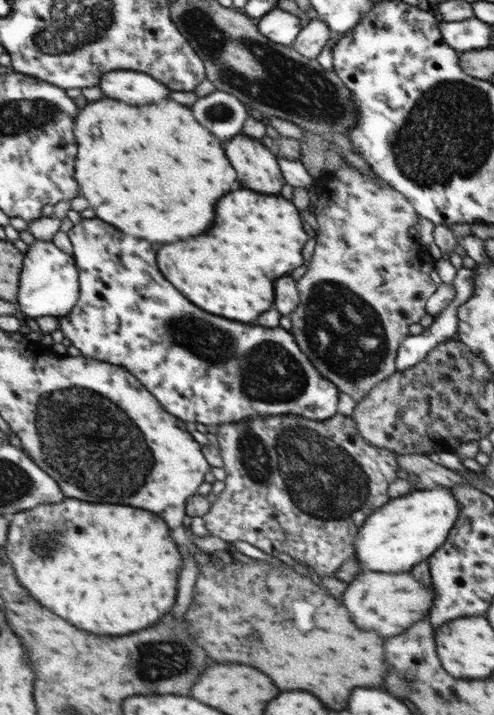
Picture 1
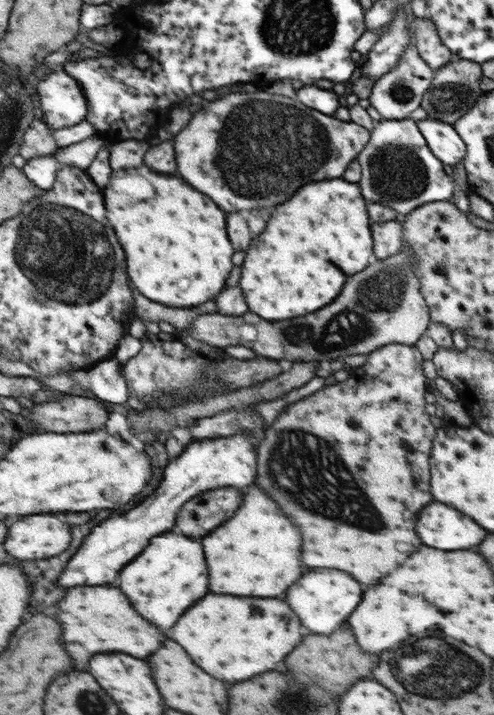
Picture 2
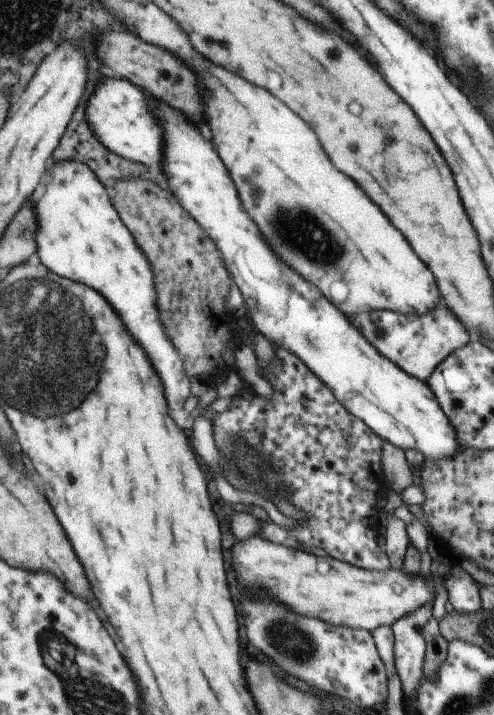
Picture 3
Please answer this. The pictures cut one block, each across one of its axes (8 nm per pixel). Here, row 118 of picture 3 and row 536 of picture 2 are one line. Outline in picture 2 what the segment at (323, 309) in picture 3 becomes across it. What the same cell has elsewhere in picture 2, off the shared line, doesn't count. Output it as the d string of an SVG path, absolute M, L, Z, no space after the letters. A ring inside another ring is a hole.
M163 534L153 538L153 542L145 548L145 554L121 572L121 580L121 590L129 596L133 606L137 606L139 614L149 622L155 622L157 628L165 632L177 624L189 606L207 596L211 590L203 544L179 534Z

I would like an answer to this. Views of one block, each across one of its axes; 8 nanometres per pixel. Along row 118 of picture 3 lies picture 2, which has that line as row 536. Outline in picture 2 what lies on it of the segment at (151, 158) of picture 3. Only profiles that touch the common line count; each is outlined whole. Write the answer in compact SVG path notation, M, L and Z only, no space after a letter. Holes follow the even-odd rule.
M242 431L233 436L193 441L177 460L167 466L165 478L161 486L154 490L153 496L149 496L143 504L133 506L133 510L129 510L127 514L105 520L91 532L91 536L87 536L81 550L73 556L67 570L63 572L59 584L73 588L103 586L115 582L121 570L149 546L151 538L161 536L175 526L180 510L191 498L217 488L246 488L254 482L256 449L247 441L247 435L247 431Z

